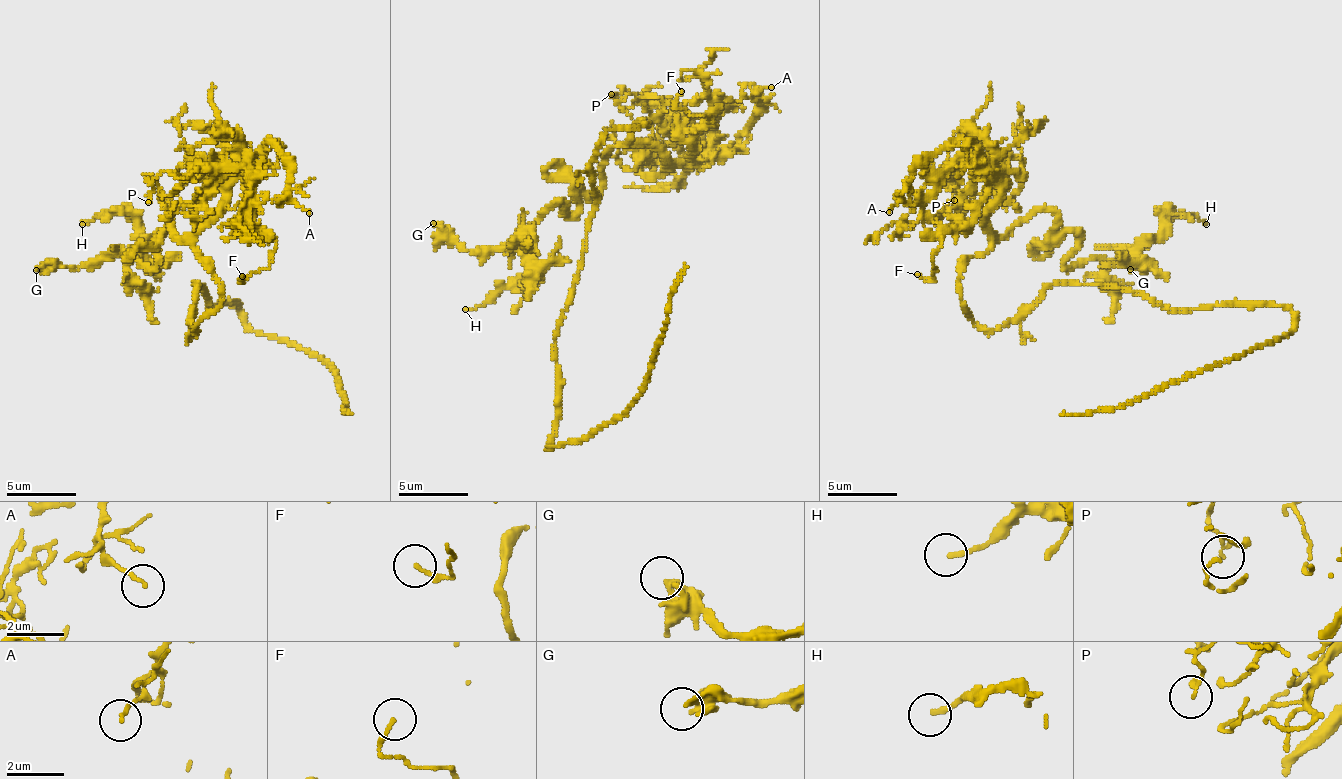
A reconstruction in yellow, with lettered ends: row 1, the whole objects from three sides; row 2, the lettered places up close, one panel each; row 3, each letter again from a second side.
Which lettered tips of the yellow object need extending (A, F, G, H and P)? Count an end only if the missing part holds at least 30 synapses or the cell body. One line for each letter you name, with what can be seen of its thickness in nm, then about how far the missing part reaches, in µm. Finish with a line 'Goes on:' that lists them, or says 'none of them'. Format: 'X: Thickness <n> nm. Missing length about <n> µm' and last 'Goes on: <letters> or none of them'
Goes on: none of them

